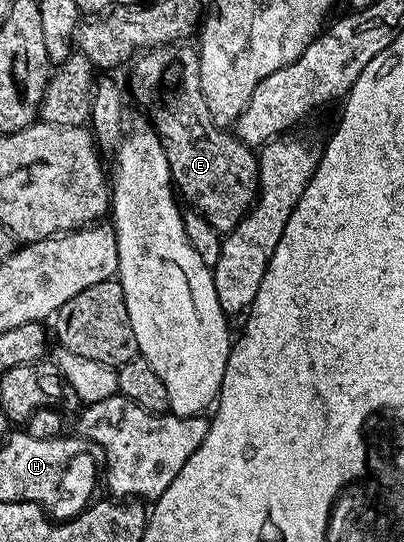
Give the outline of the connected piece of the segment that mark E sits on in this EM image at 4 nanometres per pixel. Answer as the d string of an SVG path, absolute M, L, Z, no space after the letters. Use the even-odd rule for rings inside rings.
M178 42L146 51L140 57L142 60L136 61L133 88L146 114L153 116L157 112L155 131L163 142L173 182L180 195L193 203L190 205L211 222L216 232L228 234L257 199L257 179L261 174L257 168L259 156L236 135L218 128L211 118L207 98L203 98L203 82L199 82L198 49L191 45Z

